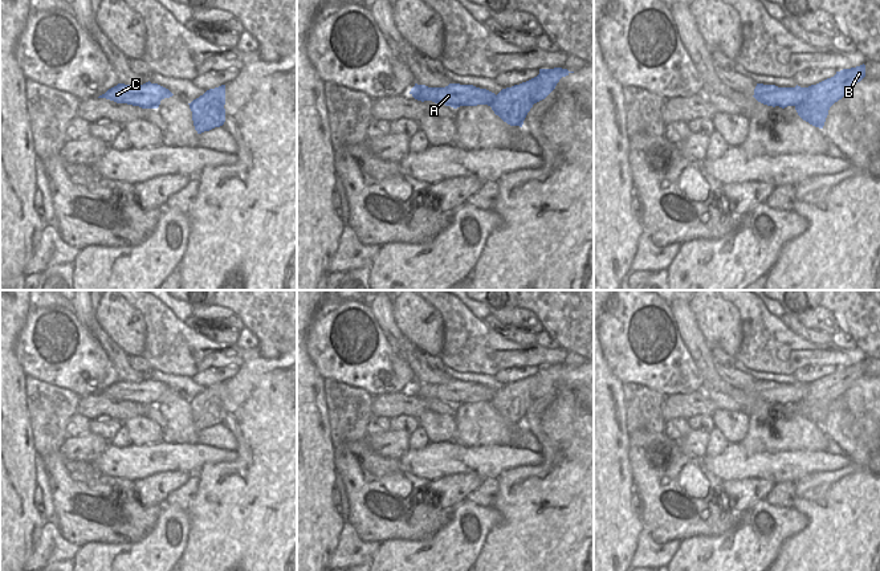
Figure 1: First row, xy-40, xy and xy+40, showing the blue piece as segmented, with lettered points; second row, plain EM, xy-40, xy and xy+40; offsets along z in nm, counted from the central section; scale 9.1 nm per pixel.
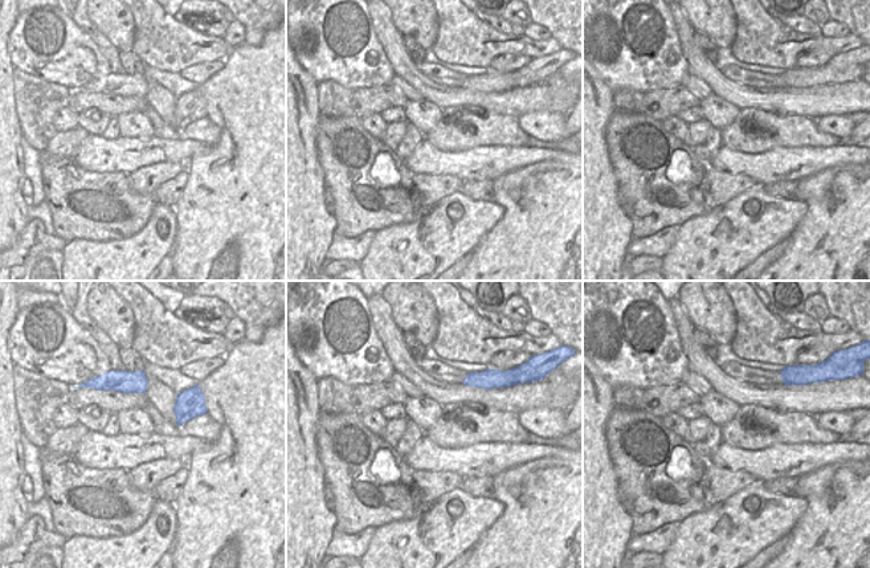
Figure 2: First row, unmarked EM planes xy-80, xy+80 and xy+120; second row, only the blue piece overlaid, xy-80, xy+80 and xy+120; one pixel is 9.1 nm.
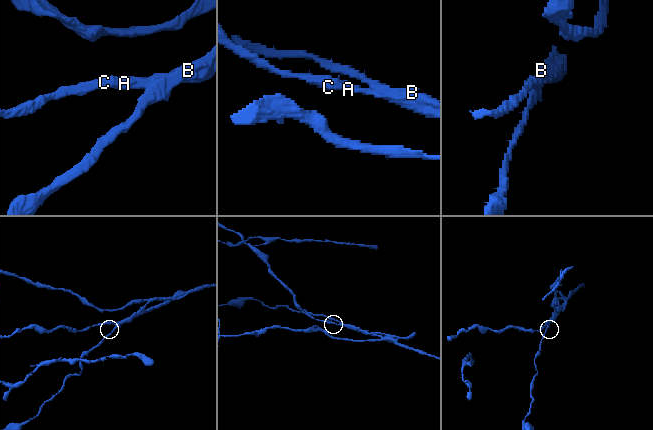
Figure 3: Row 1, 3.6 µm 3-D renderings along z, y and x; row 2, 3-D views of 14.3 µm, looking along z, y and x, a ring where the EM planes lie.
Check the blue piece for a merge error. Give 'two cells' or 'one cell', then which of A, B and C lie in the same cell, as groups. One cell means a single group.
two cells; A C / B

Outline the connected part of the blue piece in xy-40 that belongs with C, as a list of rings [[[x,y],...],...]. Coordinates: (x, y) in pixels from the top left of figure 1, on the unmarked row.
[[[148,378],[143,382],[118,380],[98,395],[139,403],[142,405],[158,405],[162,396],[172,392],[168,386]]]

